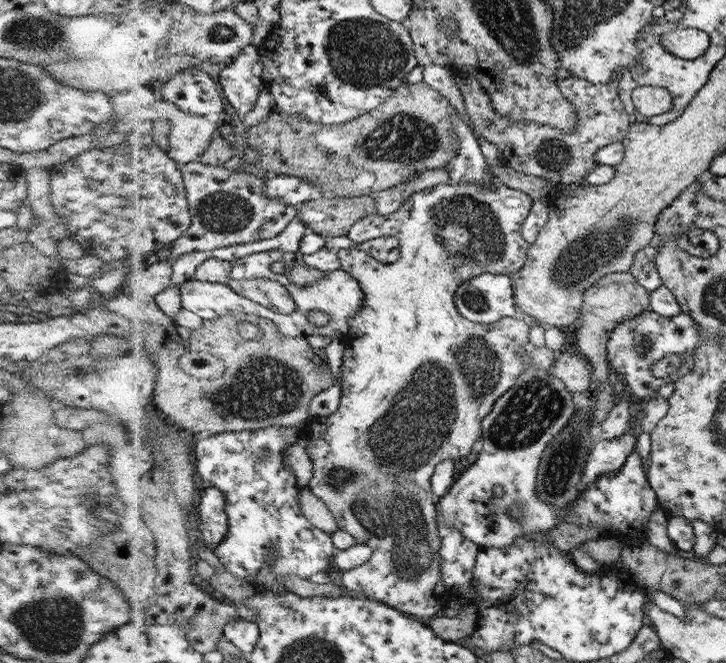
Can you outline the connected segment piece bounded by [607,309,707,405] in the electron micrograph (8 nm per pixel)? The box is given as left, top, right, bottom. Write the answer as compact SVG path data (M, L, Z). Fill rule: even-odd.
M645 310L634 318L629 318L618 323L612 330L607 342L607 357L610 366L620 375L617 384L621 393L629 397L632 405L635 403L648 403L650 398L656 396L657 390L665 384L674 382L691 372L695 367L692 356L699 347L701 341L706 341L706 336L701 336L701 328L684 313L676 316L663 316L655 311ZM676 353L682 358L684 364L678 373L667 378L656 378L652 373L652 365L662 360L667 354Z

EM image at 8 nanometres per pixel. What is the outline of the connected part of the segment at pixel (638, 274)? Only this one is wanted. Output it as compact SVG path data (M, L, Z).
M652 243L636 252L632 266L629 268L629 272L633 274L636 281L648 292L663 286L655 261L656 245L657 243Z

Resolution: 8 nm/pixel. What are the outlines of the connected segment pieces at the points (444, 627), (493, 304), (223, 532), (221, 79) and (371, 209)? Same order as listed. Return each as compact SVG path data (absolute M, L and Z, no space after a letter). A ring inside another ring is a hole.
M468 604L458 617L434 617L432 620L426 621L426 626L430 627L440 638L447 639L448 642L460 642L476 630L478 612L476 604Z
M479 274L456 290L455 305L464 318L480 324L514 317L518 312L514 280L506 274Z
M208 486L202 495L202 502L197 508L200 518L196 523L197 535L204 546L214 548L225 540L230 530L228 500L220 488L212 486Z
M248 46L236 62L216 69L218 82L240 116L256 108L265 86L265 66L258 46Z
M374 195L336 198L324 196L302 204L299 207L299 220L328 238L349 236L352 227L360 219L378 212L377 206L378 201Z

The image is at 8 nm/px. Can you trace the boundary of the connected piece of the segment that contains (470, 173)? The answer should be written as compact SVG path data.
M455 108L450 109L451 122L454 123L460 145L458 154L445 167L449 170L449 182L485 182L492 177L489 165L482 155L482 149L472 129L458 116Z

